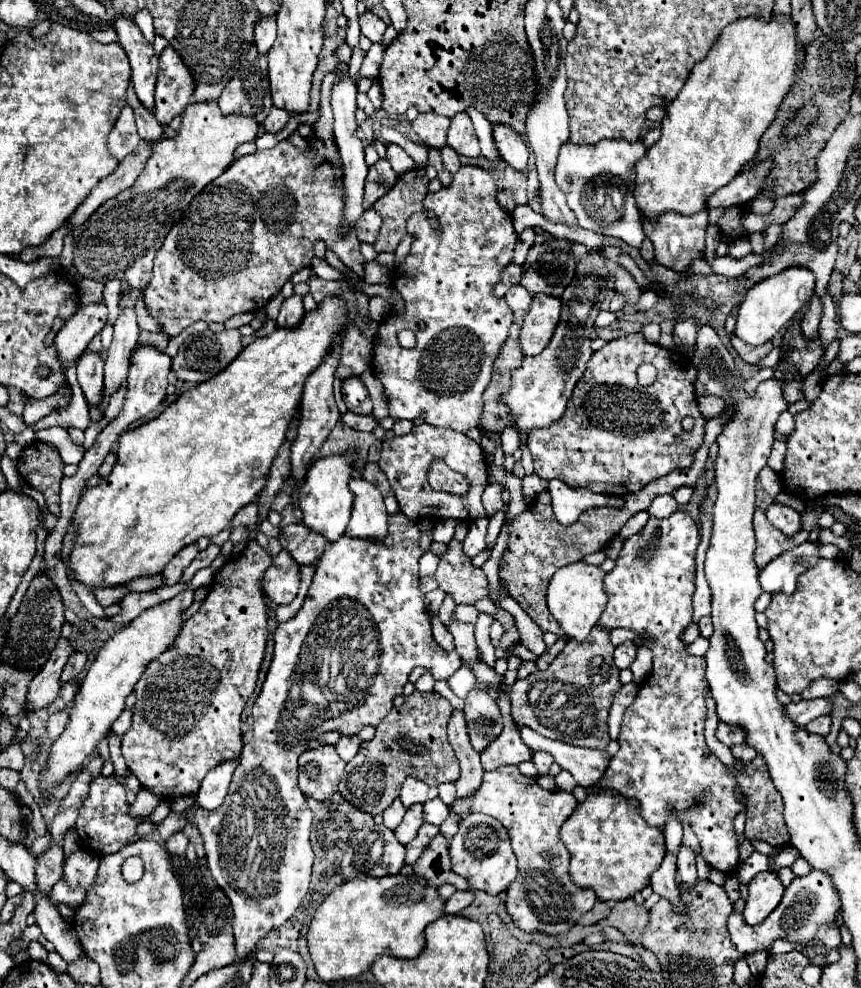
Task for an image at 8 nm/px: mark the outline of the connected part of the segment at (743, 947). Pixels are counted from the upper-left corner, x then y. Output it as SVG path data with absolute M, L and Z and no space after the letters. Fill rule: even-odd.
M811 869L803 877L795 877L791 885L785 889L785 895L775 907L775 911L761 923L761 925L747 925L741 913L731 913L729 917L729 935L733 947L741 955L753 955L757 951L769 951L775 941L787 941L787 943L799 943L799 945L809 945L815 939L815 933L819 931L821 925L839 925L841 917L841 897L831 881L831 875L825 871Z

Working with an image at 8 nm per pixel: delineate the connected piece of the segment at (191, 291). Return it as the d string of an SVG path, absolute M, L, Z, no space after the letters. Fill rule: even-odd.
M329 73L325 75L323 79L323 85L321 85L321 101L319 101L319 119L317 123L313 125L313 131L311 135L305 139L307 141L307 149L301 151L299 147L291 145L289 141L279 141L273 149L265 149L265 151L257 151L253 155L245 155L241 159L235 159L215 181L211 181L211 185L207 185L207 189L201 191L201 195L195 195L191 205L187 207L187 211L183 213L183 217L175 223L175 227L167 233L157 257L155 257L155 267L153 267L153 279L145 291L145 303L147 303L147 309L151 311L151 315L155 319L159 319L159 323L165 327L165 333L169 337L175 337L177 333L181 333L187 325L195 323L195 321L205 321L205 323L225 323L229 317L237 315L237 313L243 313L243 311L259 311L265 307L267 299L271 299L281 287L285 281L289 281L289 277L299 271L301 267L309 267L311 265L311 259L313 259L313 249L315 249L315 243L317 241L323 241L327 249L331 249L333 253L337 253L337 257L349 267L353 269L359 277L363 277L363 255L359 251L359 239L355 235L355 231L351 229L349 233L339 233L341 225L343 225L343 209L345 209L345 193L343 193L343 161L339 157L339 149L337 149L337 143L335 143L335 135L333 135L333 113L331 113L331 105L329 105L329 97L331 97L331 85L335 81L335 75Z

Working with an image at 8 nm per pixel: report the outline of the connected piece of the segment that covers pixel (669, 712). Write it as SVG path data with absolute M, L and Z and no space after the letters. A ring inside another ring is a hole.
M675 511L667 519L651 517L649 523L635 535L631 535L617 561L613 571L603 579L605 591L609 595L607 607L599 619L603 629L623 627L637 635L633 641L637 647L647 647L653 653L653 671L649 679L641 685L635 701L627 707L621 733L619 733L619 751L613 757L613 763L605 769L599 779L601 789L615 789L627 799L637 799L641 803L641 815L649 825L663 829L669 817L675 817L681 823L689 823L693 833L701 843L701 857L719 871L733 873L739 865L739 841L733 831L733 821L739 811L745 809L747 797L737 783L737 775L745 769L745 763L735 759L735 765L729 769L723 765L705 743L705 719L707 719L707 679L705 679L705 657L693 657L687 653L687 643L683 643L683 629L693 619L693 591L695 591L695 551L699 545L699 529L683 511Z

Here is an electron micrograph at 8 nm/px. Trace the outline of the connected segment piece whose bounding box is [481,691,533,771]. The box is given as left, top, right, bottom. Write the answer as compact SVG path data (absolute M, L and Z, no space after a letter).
M497 693L497 704L503 718L503 733L485 749L481 751L481 765L485 771L493 771L501 765L519 765L523 761L529 761L533 751L527 749L519 735L519 727L511 717L511 703L507 693Z

